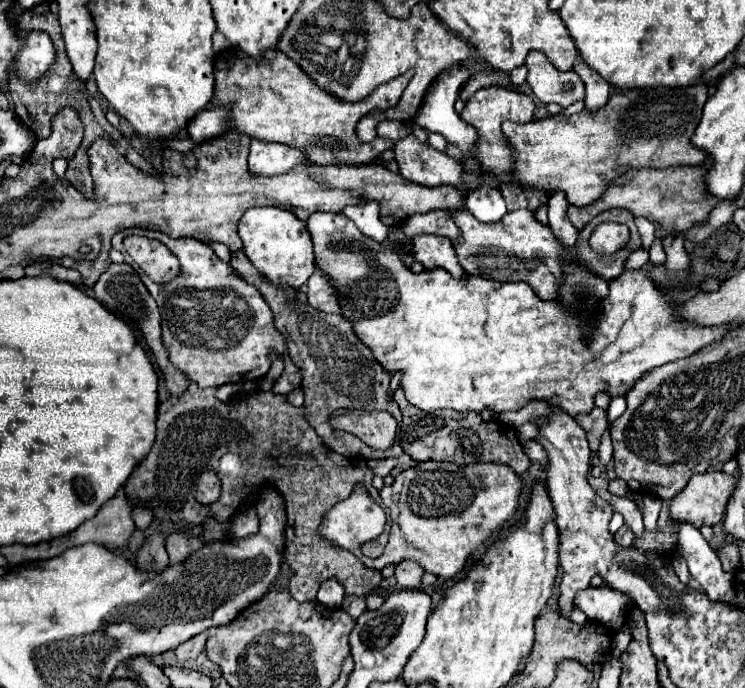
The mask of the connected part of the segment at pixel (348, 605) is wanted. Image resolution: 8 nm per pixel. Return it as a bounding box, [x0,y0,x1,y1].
[342,596,366,620]

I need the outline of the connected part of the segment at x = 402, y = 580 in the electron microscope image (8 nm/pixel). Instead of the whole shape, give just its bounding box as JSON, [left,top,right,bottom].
[394,560,424,588]

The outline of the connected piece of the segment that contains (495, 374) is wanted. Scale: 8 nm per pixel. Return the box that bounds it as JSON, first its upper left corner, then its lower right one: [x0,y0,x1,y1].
[306,212,724,416]

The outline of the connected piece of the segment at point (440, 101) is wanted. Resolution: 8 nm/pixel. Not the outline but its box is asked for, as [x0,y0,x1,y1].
[414,64,478,152]

